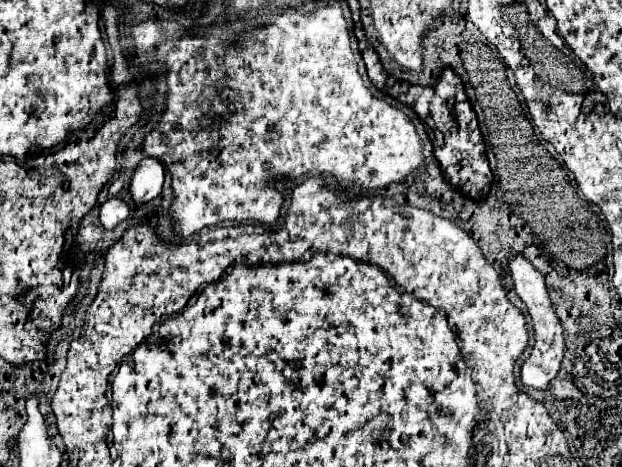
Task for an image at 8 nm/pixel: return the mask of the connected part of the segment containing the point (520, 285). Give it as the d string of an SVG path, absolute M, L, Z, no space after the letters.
M516 255L510 261L510 273L512 273L512 281L516 287L518 297L526 303L528 313L532 317L532 325L534 325L534 347L532 347L532 355L528 357L528 361L524 361L520 377L522 383L534 389L548 389L550 381L556 379L558 371L560 371L560 363L564 357L564 329L554 313L552 301L548 297L546 285L544 285L544 275L540 271L536 271L522 255Z

